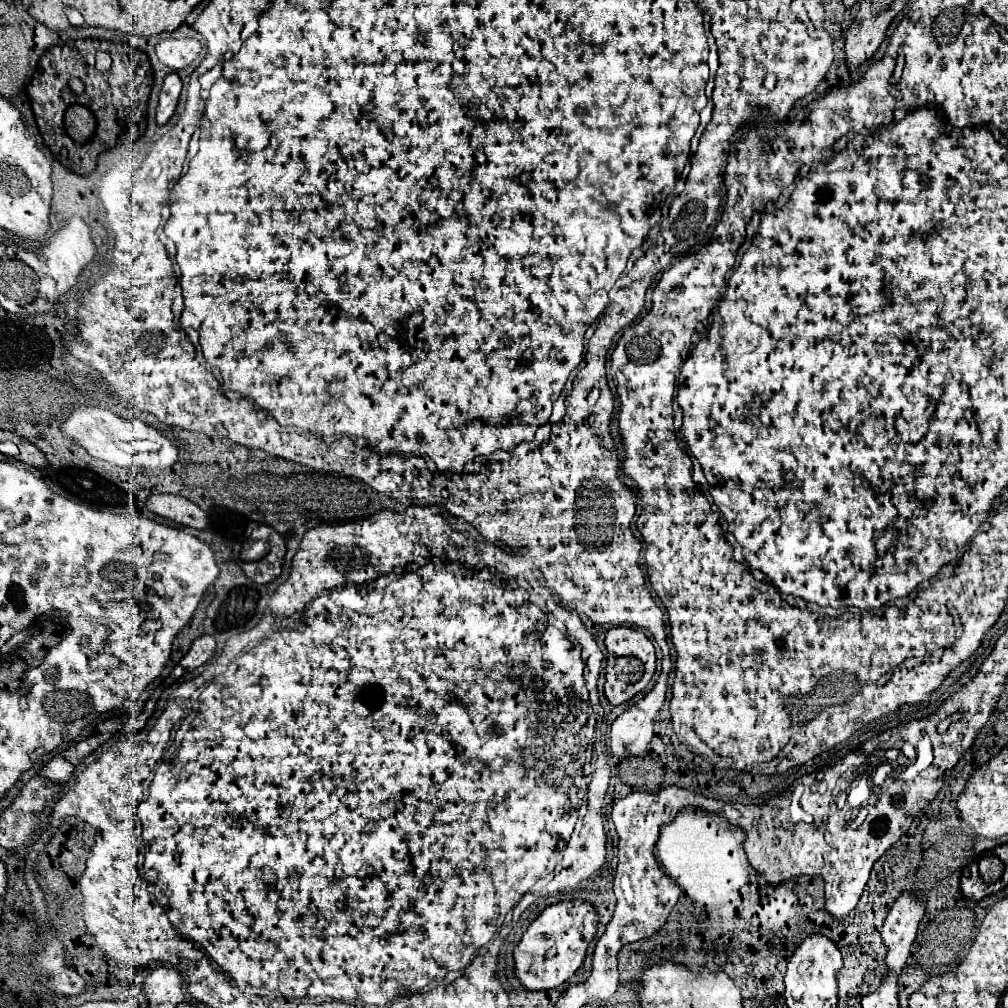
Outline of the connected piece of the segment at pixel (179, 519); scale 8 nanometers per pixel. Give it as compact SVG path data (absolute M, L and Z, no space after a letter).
M151 495L145 503L145 509L185 527L205 529L209 525L207 513L193 501L179 495Z

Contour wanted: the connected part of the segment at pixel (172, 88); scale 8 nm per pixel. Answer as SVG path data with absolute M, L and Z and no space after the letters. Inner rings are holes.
M169 73L165 77L161 93L159 93L159 107L157 107L157 123L159 125L165 125L171 119L171 115L177 107L179 93L181 93L181 79L177 73Z

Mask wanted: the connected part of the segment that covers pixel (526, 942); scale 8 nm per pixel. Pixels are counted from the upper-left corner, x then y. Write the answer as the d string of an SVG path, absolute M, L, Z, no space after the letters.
M585 901L549 905L523 933L513 951L513 973L527 991L547 991L563 985L583 963L585 951L597 931L597 913Z

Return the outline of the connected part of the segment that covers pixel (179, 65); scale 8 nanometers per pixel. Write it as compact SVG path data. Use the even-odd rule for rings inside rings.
M163 39L155 45L155 53L163 65L173 71L189 67L201 53L201 43L197 39Z

